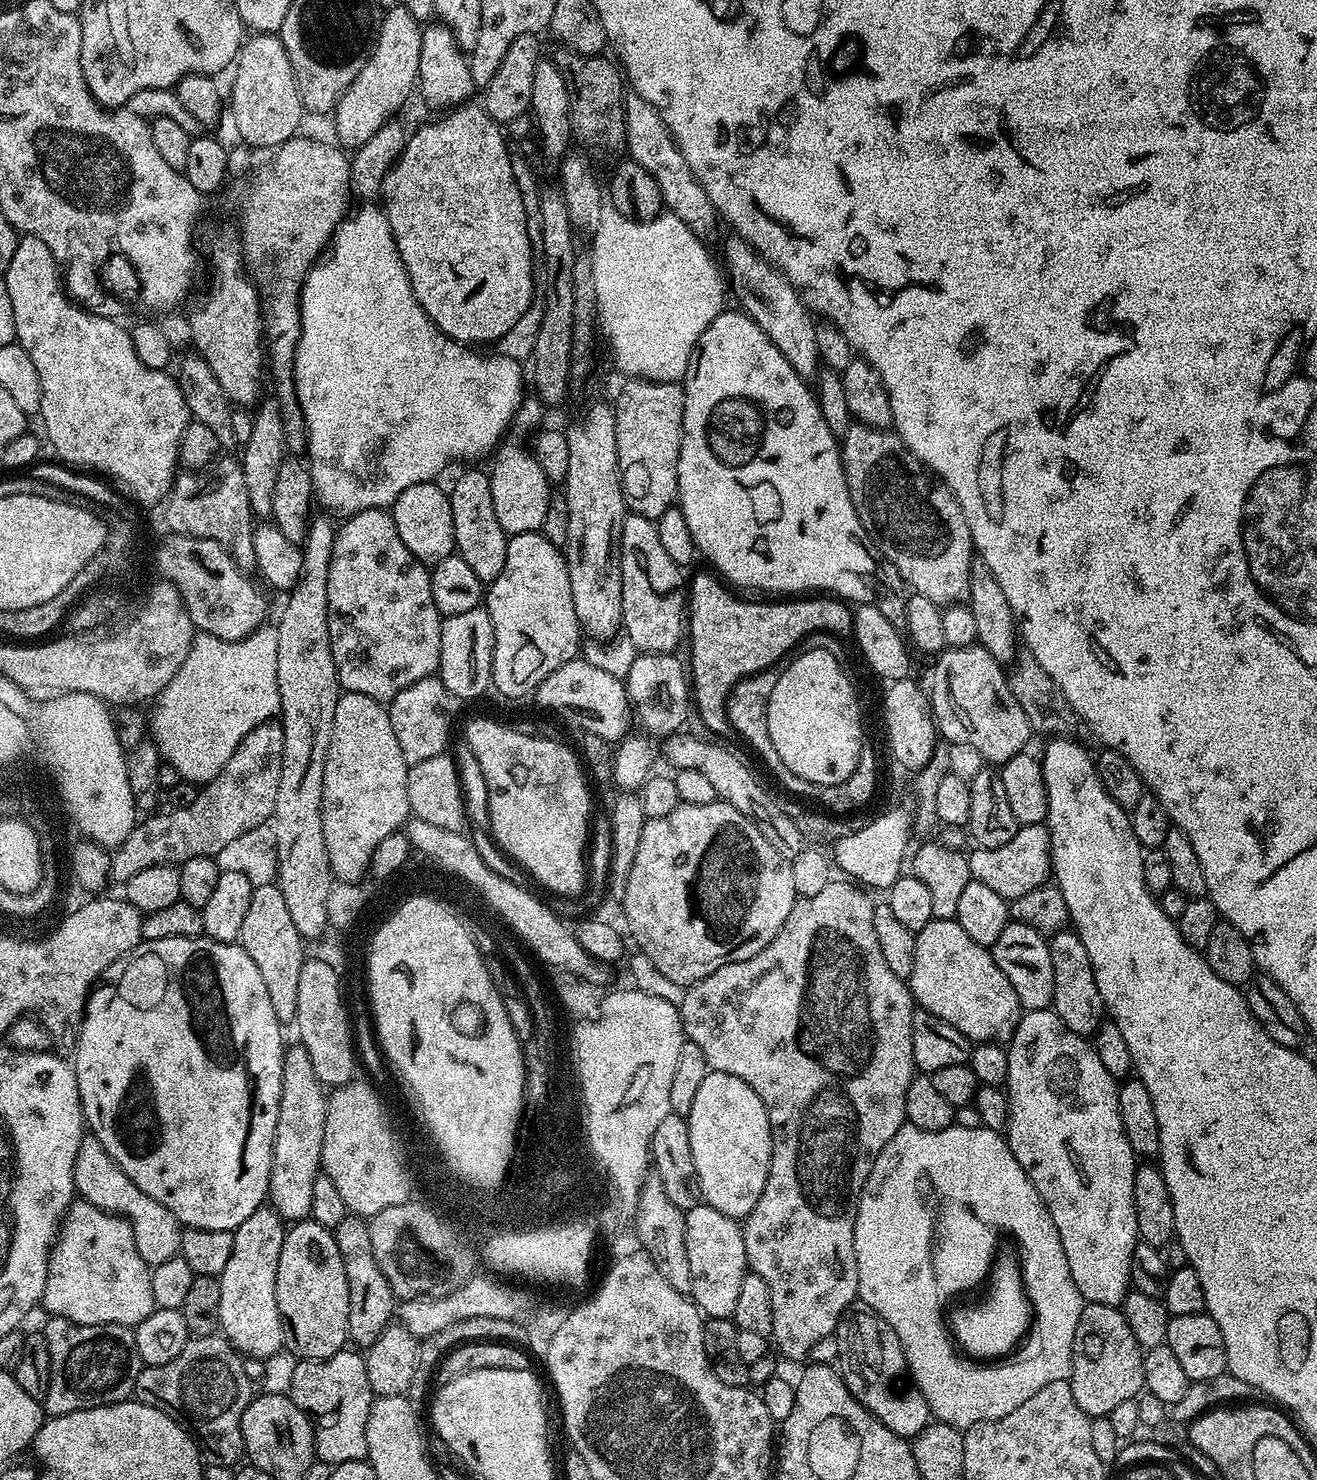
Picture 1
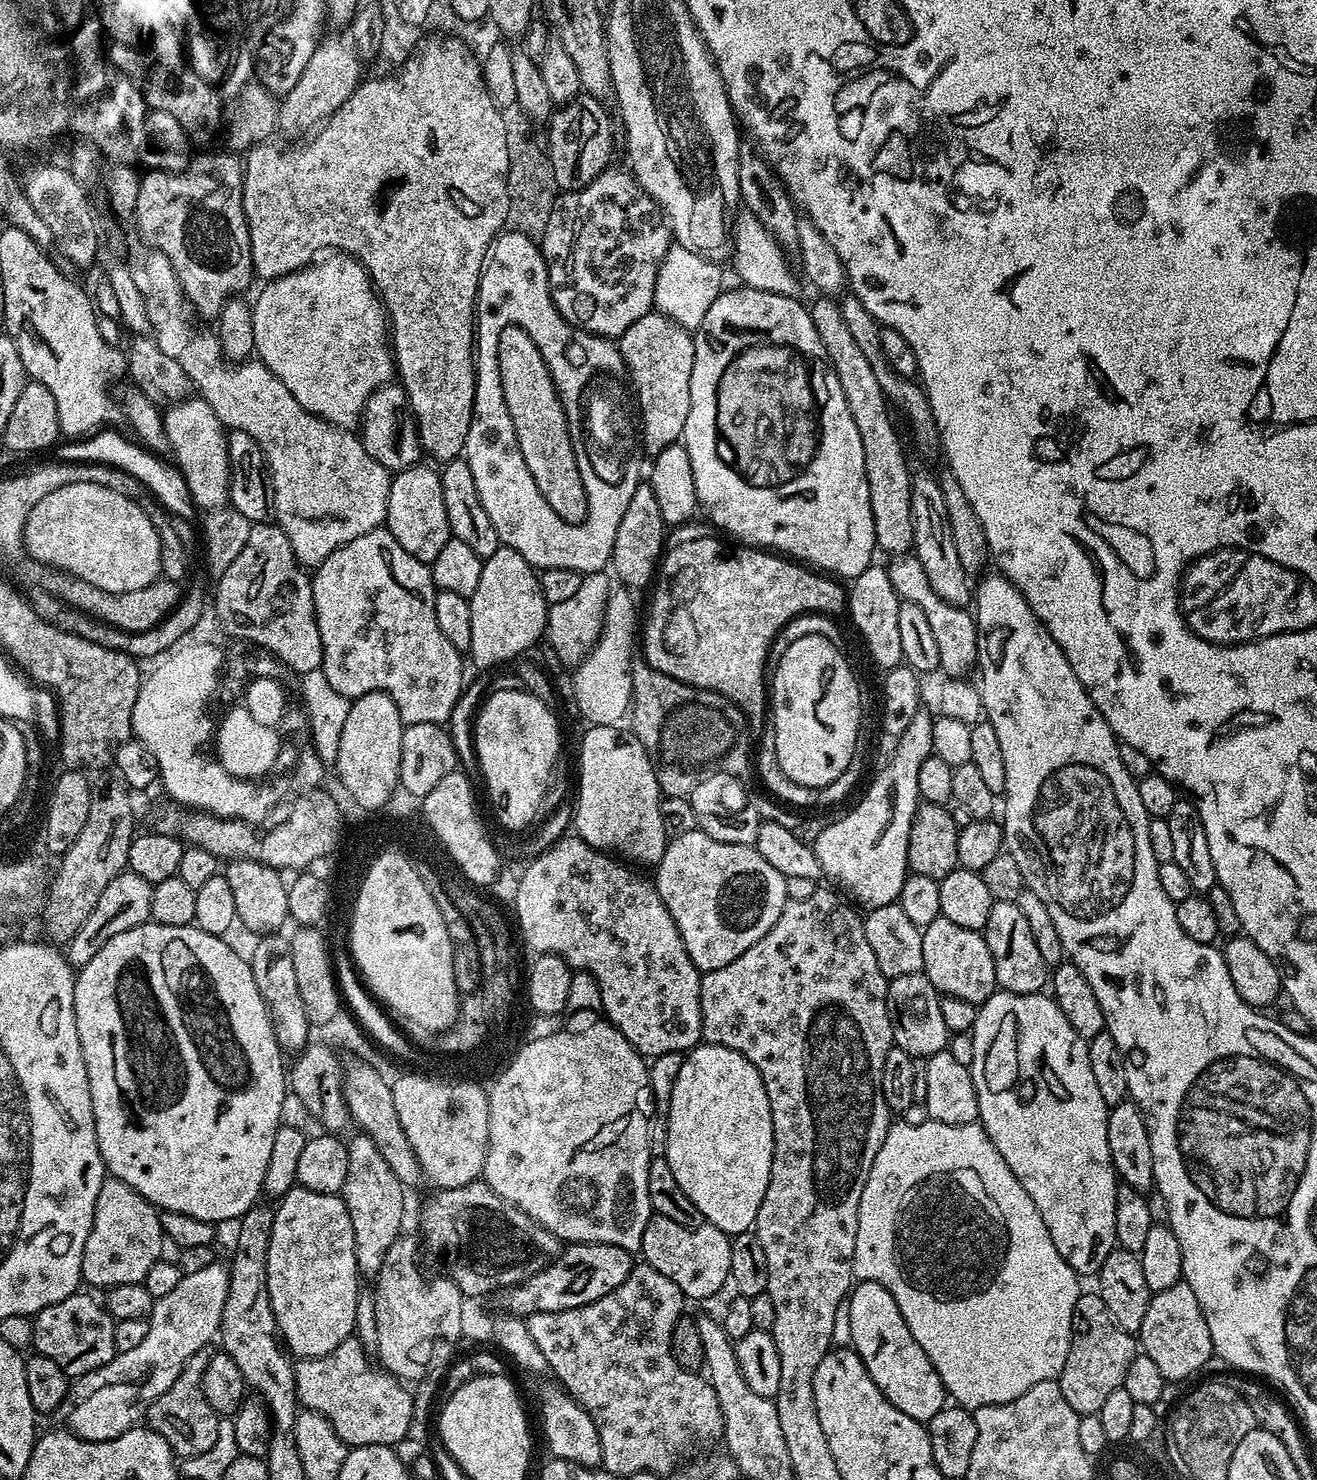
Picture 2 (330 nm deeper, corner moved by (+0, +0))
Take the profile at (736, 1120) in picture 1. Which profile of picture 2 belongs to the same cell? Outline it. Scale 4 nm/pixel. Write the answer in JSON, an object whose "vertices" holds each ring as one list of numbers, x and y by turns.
{"vertices":[[701,1042,684,1056,682,1070,678,1070,678,1078,674,1078,674,1090,670,1094,670,1110,666,1114,668,1120,668,1145,662,1148,663,1155,668,1157,670,1170,674,1170,674,1178,678,1186,694,1202,701,1217,707,1223,713,1224,718,1230,722,1230,729,1238,749,1231,756,1223,758,1206,762,1206,762,1198,766,1198,766,1186,770,1178,770,1166,772,1165,772,1119,770,1118,770,1102,766,1098,766,1086,762,1086,762,1078,758,1070,743,1056,726,1046,718,1046]]}

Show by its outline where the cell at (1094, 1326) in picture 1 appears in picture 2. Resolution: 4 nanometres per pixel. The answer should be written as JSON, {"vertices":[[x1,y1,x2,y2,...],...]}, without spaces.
{"vertices":[[1085,1291,1076,1303,1072,1345,1058,1377,1062,1398,1081,1416,1099,1414,1108,1395,1124,1386,1126,1370,1130,1370,1130,1362,1136,1355,1138,1344,1133,1333,1117,1328,1102,1298,1095,1291]]}

